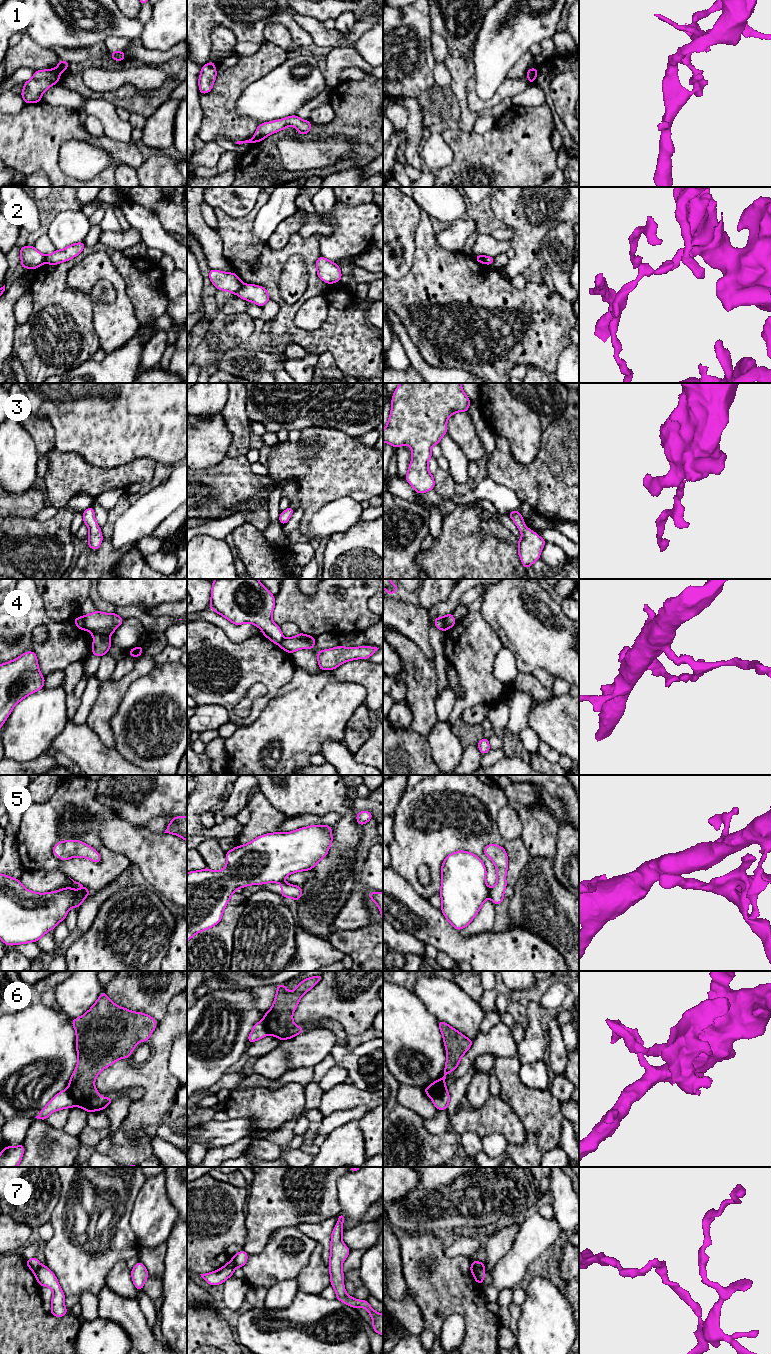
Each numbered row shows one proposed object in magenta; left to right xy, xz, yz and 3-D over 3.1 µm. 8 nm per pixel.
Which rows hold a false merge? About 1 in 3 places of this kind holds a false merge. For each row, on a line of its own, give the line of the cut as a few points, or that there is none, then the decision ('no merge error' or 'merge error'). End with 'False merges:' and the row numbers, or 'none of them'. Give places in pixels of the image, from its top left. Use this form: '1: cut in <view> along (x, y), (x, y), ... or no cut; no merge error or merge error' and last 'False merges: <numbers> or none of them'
1: cut in xy along (56, 68), (60, 71); merge error
2: cut in xz along (243, 284), (236, 293); merge error
3: no cut; no merge error
4: cut in xy along (82, 617), (85, 629); merge error
5: cut in yz along (489, 888), (490, 896); merge error
6: cut in xy along (67, 1088), (75, 1105); merge error
7: cut in xz along (232, 1259), (236, 1267); merge error
False merges: 1, 2, 4, 5, 6, 7

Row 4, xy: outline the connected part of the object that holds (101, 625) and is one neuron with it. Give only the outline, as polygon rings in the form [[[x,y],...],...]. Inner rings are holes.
[[[95,611],[83,615],[85,630],[90,632],[94,638],[92,643],[92,654],[102,657],[108,653],[112,646],[110,640],[111,634],[123,623],[124,619],[117,613],[103,613]]]

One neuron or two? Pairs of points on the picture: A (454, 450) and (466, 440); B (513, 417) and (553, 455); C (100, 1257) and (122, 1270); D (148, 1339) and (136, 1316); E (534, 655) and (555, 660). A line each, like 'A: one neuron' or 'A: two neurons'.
A: two neurons
B: two neurons
C: two neurons
D: one neuron
E: one neuron

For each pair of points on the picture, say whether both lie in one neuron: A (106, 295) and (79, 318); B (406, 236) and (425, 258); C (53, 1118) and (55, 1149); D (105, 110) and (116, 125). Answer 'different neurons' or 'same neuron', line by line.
A: same neuron
B: different neurons
C: different neurons
D: same neuron

